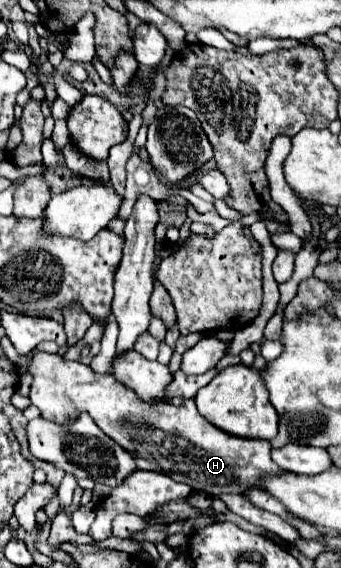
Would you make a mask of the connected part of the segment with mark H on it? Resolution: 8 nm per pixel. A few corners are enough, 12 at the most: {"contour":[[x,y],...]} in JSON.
{"contour":[[34,353],[48,421],[90,413],[138,469],[208,495],[282,475],[270,443],[150,405],[110,375]]}

